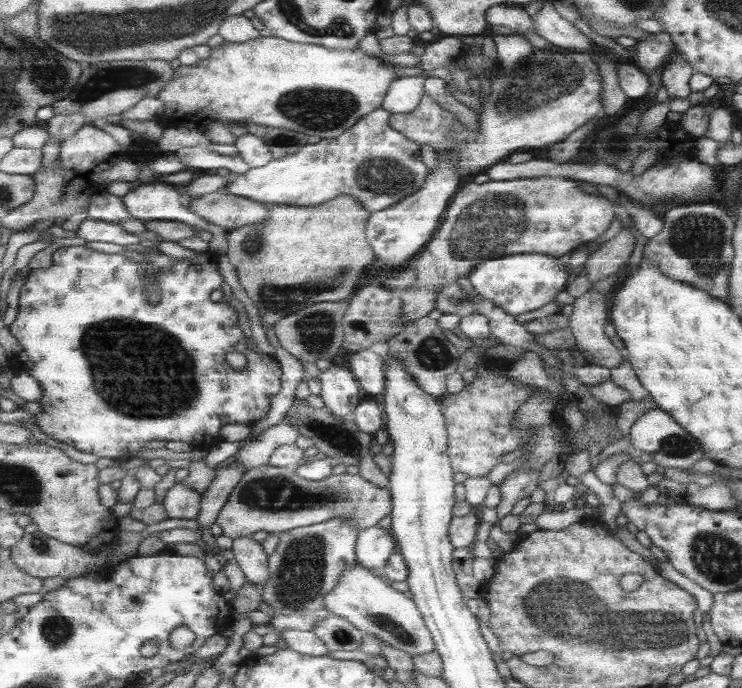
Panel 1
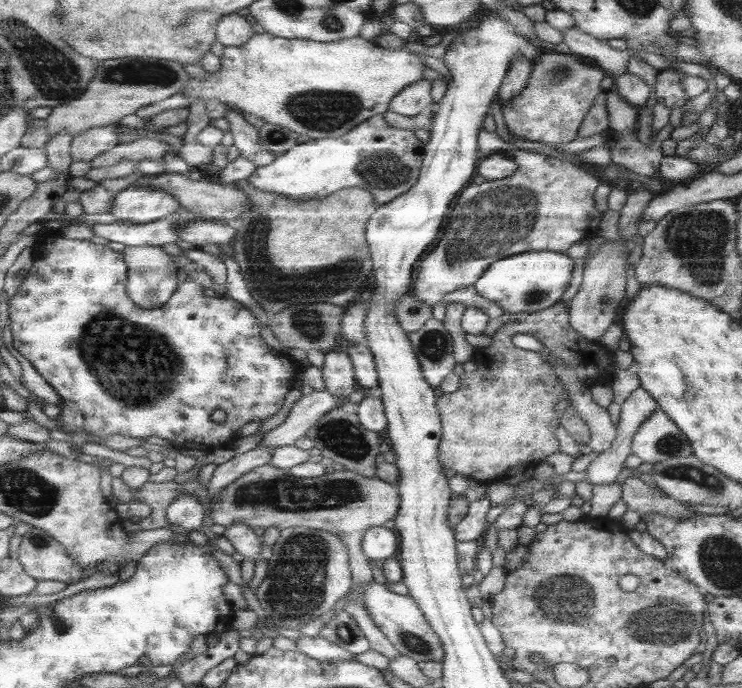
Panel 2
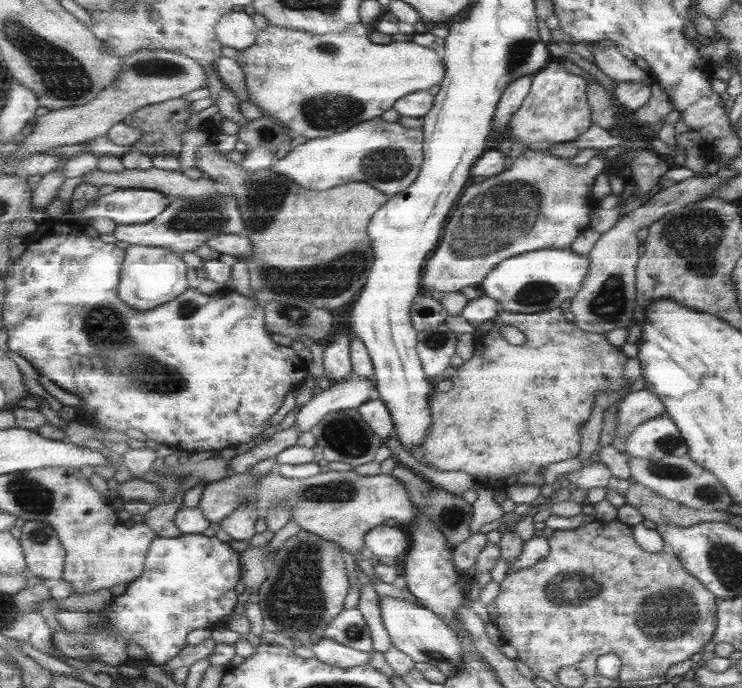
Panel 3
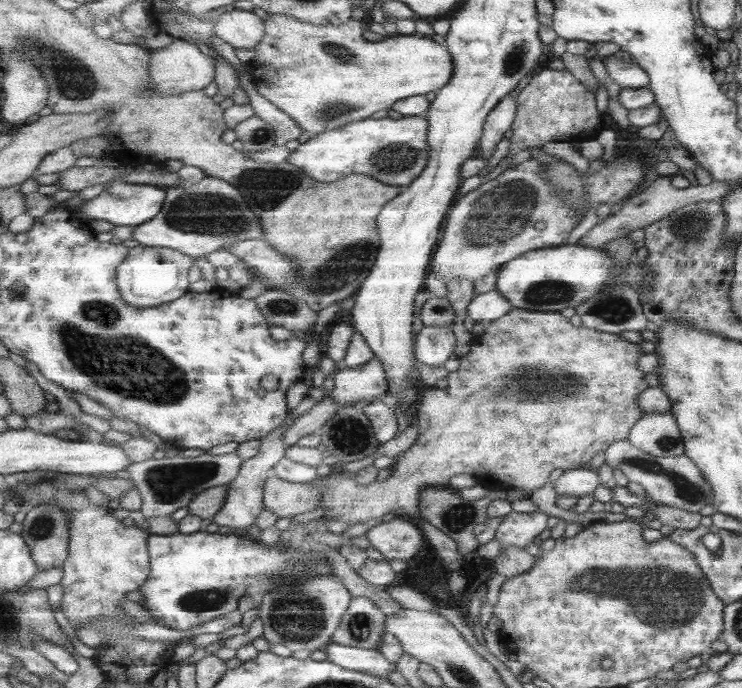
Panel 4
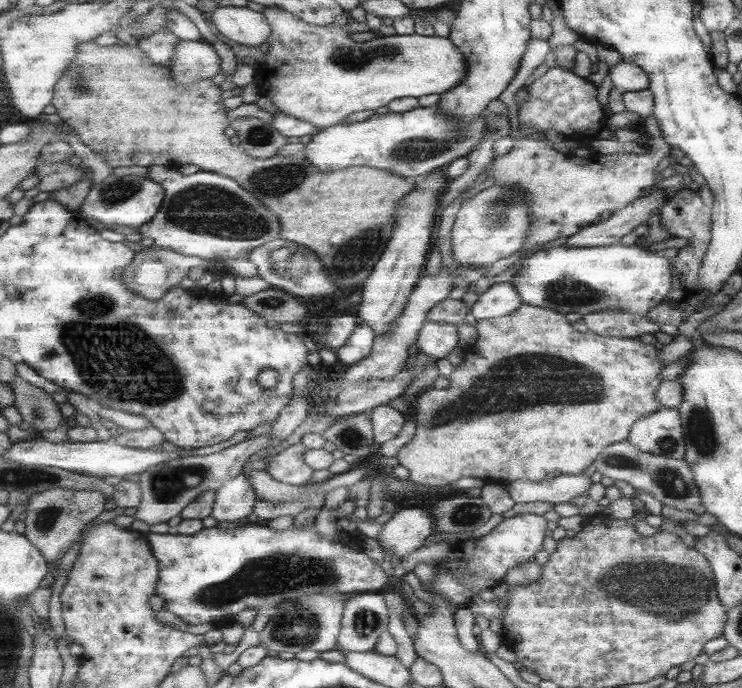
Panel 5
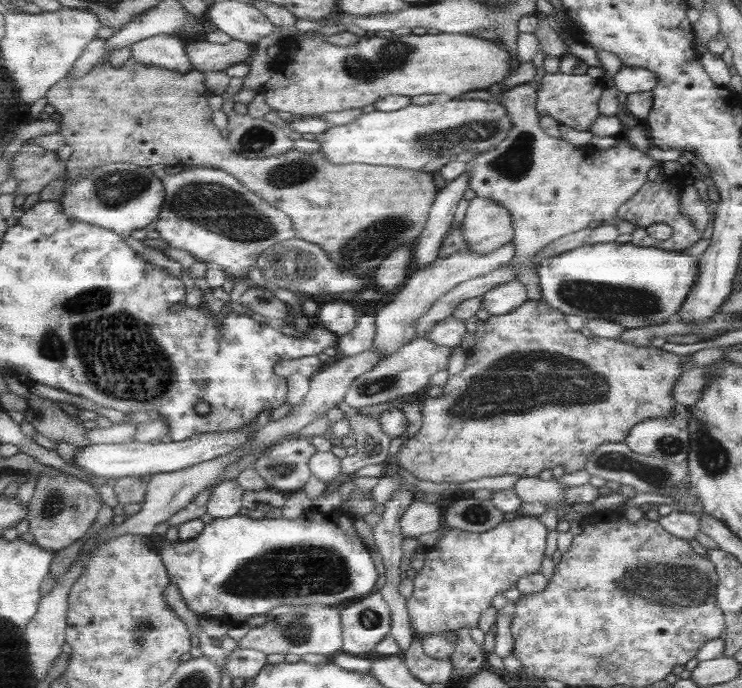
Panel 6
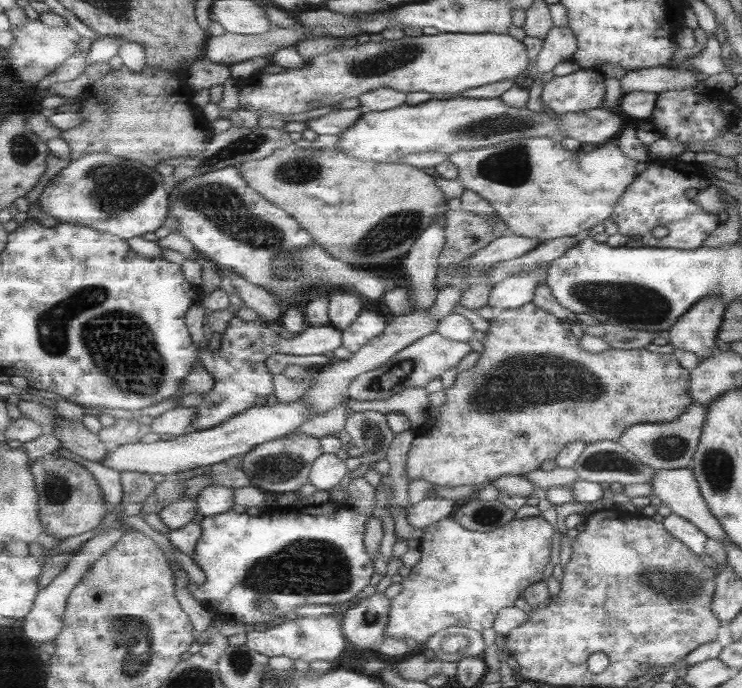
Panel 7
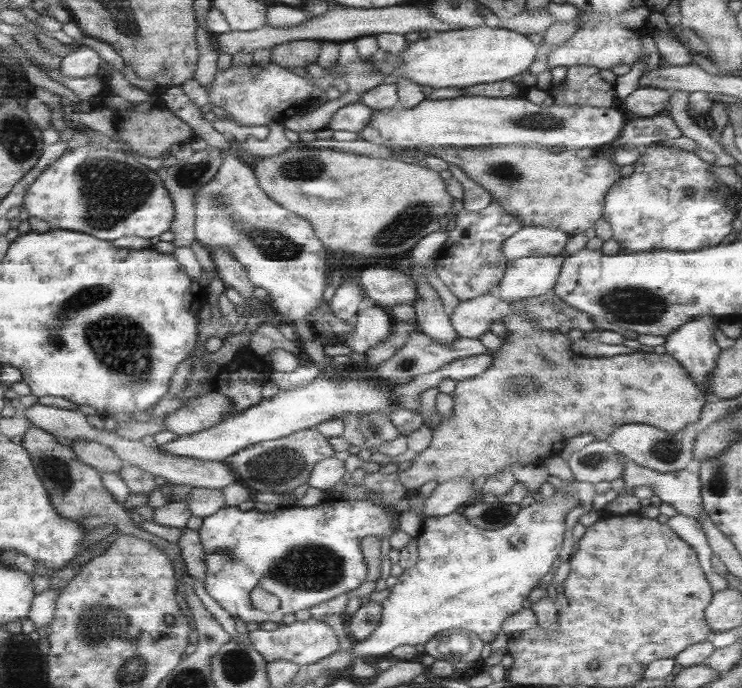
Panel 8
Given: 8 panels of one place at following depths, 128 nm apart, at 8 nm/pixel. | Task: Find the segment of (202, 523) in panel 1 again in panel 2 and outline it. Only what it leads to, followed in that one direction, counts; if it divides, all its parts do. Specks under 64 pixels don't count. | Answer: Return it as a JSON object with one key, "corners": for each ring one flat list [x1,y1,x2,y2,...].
{"corners":[[261,445,241,454,236,454,228,461,221,463,214,470,211,483,208,485,209,500,213,500,221,490,237,482,244,474,271,462,274,450]]}

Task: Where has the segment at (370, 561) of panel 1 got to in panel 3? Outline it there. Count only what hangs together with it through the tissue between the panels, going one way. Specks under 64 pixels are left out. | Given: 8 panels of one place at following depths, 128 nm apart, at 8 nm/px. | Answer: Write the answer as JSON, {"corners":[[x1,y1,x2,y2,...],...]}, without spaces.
{"corners":[[374,526,365,534,367,550,375,556,397,557,399,560,408,548,408,532,402,526]]}

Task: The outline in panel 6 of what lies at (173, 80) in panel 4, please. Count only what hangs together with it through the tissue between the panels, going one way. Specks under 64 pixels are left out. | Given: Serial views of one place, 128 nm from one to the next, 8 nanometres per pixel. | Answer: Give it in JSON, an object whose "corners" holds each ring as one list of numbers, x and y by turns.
{"corners":[[231,39,225,44,209,41,187,42,186,51,194,70,201,72,225,71,230,66,241,64,252,55,253,43]]}

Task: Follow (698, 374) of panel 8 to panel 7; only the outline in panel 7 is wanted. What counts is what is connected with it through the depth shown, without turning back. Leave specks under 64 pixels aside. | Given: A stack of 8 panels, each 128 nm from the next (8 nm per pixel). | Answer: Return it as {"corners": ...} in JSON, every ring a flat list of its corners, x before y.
{"corners":[[718,296,702,298,671,325,664,336,667,342,681,352,692,352,699,361,716,351,717,331,725,310]]}

